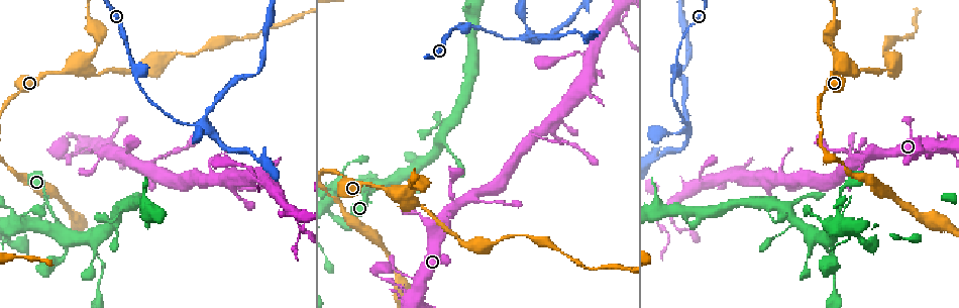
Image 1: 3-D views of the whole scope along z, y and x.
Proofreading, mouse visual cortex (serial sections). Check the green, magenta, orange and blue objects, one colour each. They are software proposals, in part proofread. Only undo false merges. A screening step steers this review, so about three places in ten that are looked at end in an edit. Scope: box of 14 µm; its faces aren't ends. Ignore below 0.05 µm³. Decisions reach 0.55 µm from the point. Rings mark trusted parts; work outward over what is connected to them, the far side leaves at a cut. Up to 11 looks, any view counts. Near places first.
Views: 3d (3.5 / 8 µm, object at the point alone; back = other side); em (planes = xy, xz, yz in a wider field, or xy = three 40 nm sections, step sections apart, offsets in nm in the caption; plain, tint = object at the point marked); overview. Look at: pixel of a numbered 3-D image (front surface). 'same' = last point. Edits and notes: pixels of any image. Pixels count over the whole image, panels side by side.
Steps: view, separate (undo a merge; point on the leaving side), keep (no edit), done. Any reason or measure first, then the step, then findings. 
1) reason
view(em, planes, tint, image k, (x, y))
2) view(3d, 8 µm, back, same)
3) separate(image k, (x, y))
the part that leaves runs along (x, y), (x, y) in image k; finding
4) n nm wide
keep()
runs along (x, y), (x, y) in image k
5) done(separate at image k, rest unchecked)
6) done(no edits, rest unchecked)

view(3d, 3.5 µm, back, image 1, (83, 58))

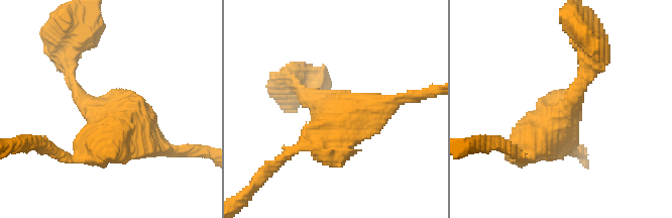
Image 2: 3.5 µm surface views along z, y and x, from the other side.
shape alone is not enough
view(em, xy, step 2, tint, image 2, (561, 115))

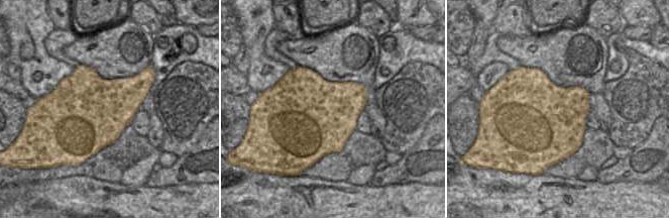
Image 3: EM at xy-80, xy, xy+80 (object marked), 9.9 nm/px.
800 nm wide
keep()
runs along (402, 99), (367, 109), (290, 153) in image 2; one cell here

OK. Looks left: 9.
a fork
view(3d, 3.5 µm, back, image 1, (675, 66))

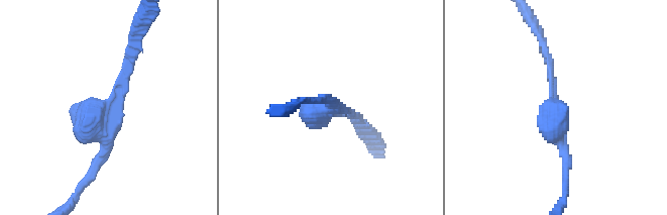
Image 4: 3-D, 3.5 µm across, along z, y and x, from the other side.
now the EM
view(em, xy, step 5, tint, image 4, (327, 109))

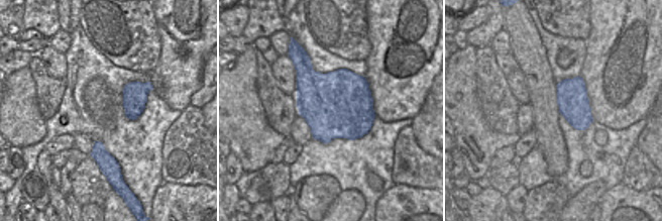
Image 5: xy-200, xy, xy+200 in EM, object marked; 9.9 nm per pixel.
view(em, xy, step 3, tint, same)

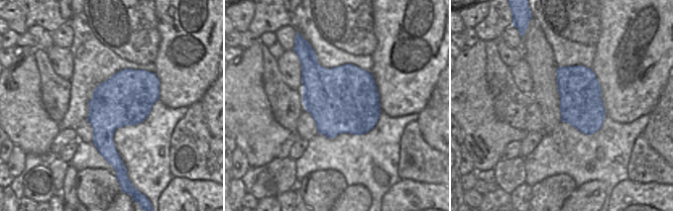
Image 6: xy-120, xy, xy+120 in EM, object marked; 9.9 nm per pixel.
keep()
runs along (131, 58), (91, 176) in image 4; one cell here

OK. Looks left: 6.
four arms meet
view(3d, 3.5 µm, image 1, (523, 39))

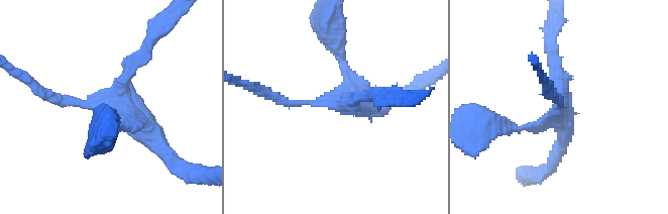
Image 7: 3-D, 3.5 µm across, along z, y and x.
4 arms; arms of 150, 150, 200, 300 nm; now the EM
view(em, xy, step 5, tint, image 7, (110, 103))

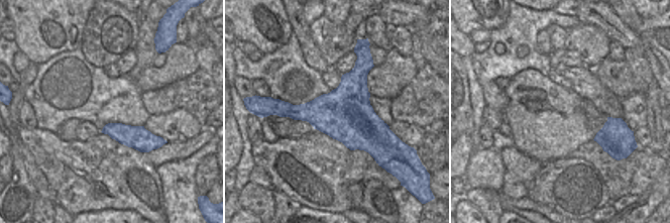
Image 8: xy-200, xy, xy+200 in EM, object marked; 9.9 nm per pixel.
view(em, xy, step 3, tint, same)

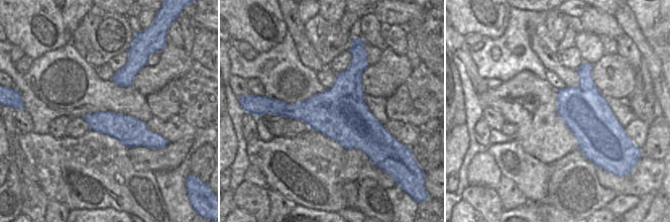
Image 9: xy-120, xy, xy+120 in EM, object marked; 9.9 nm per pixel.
550 nm wide
keep()
runs along (41, 92), (125, 113), (159, 147) in image 7; continuous, no second cell

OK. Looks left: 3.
a narrow waist
view(3d, 3.5 µm, image 1, (901, 38))

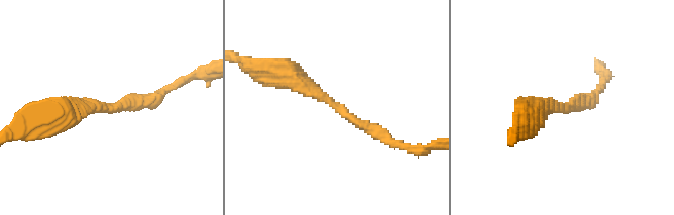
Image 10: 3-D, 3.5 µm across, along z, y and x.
arms of 200, 350 nm
view(em, xy, step 5, tint, image 10, (114, 108))

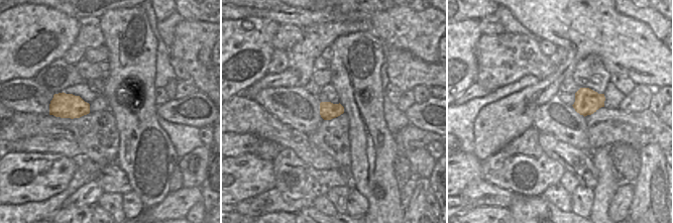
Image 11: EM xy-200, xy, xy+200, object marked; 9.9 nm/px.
keep()
runs along (282, 72), (392, 144) in image 10; continuous, no second cell

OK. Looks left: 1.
done(no edits, rest unchecked)

